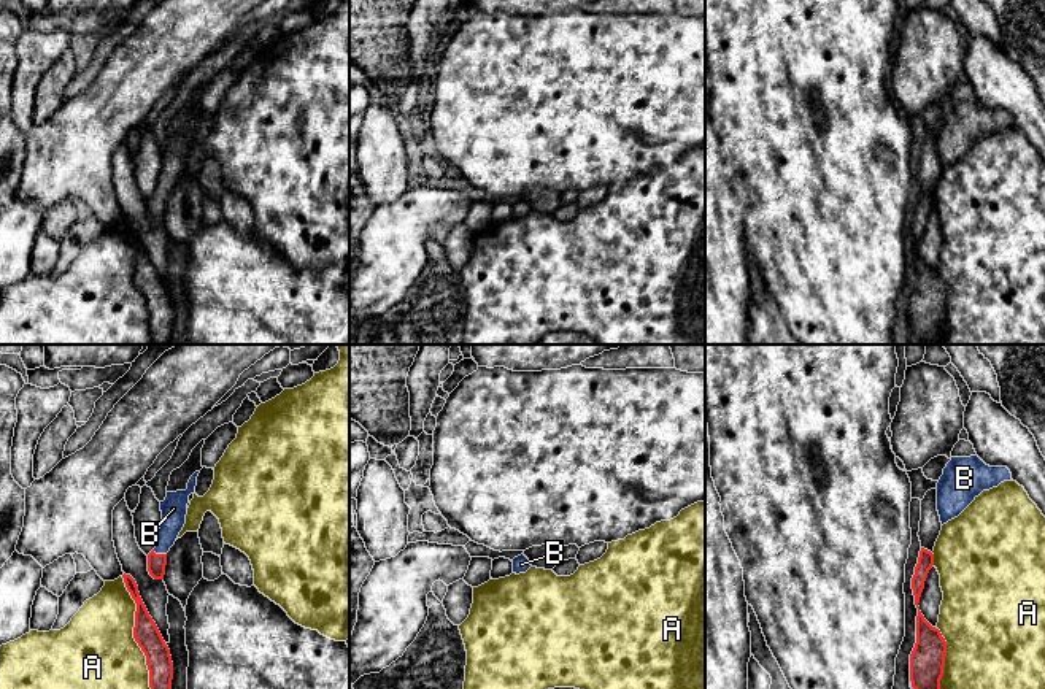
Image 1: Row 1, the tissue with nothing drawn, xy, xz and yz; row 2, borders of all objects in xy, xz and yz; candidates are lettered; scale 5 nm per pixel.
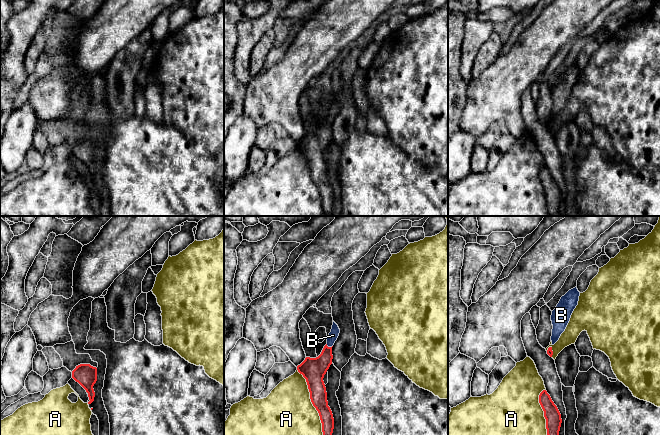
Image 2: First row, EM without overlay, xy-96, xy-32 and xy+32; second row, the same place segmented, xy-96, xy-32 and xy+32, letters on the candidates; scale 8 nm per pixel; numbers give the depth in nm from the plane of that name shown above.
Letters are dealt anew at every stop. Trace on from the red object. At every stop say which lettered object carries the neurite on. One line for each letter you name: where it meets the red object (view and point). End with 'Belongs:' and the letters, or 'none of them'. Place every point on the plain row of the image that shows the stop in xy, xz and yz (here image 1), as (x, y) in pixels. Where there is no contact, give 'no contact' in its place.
B: meets red in xy at (159, 199)
Belongs: B

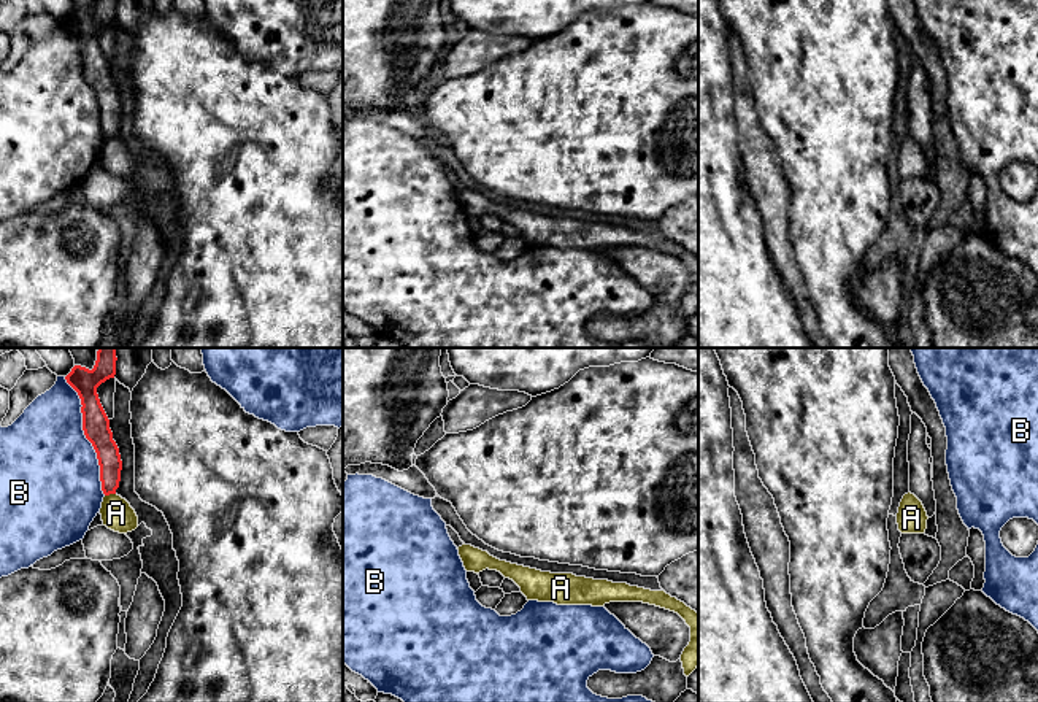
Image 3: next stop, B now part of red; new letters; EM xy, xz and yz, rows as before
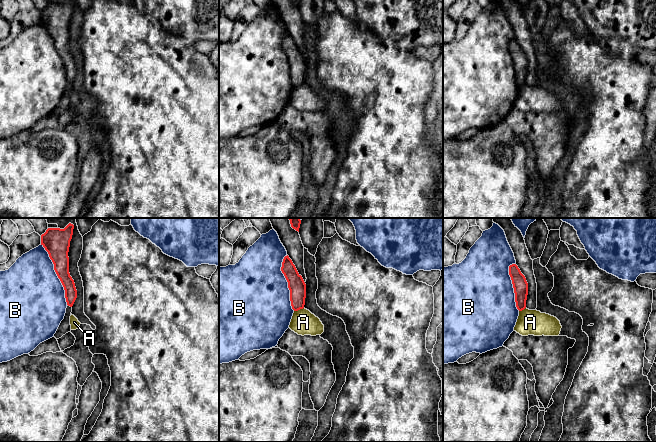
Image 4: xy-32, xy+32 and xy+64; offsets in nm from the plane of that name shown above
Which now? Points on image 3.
Belongs: none of them

